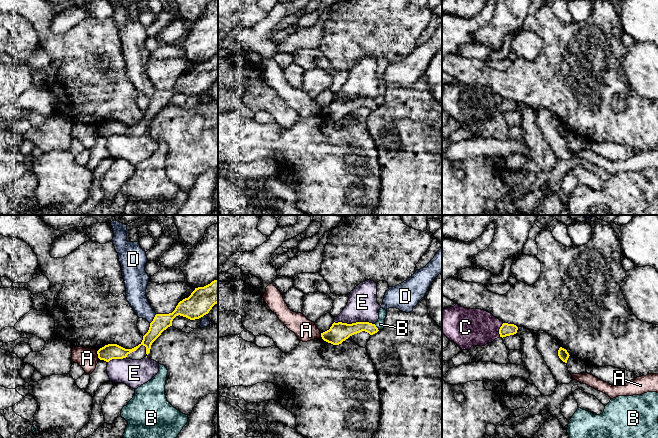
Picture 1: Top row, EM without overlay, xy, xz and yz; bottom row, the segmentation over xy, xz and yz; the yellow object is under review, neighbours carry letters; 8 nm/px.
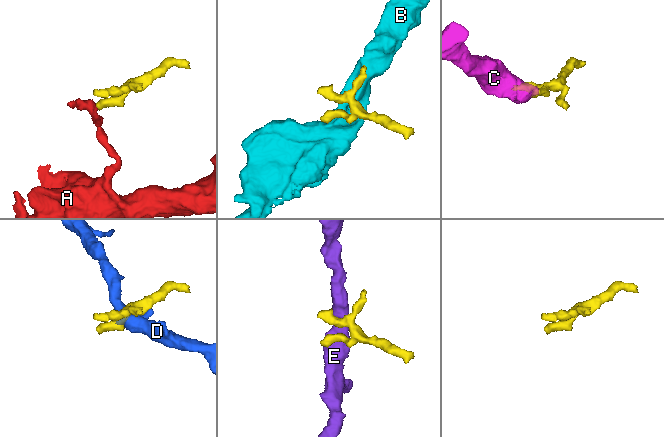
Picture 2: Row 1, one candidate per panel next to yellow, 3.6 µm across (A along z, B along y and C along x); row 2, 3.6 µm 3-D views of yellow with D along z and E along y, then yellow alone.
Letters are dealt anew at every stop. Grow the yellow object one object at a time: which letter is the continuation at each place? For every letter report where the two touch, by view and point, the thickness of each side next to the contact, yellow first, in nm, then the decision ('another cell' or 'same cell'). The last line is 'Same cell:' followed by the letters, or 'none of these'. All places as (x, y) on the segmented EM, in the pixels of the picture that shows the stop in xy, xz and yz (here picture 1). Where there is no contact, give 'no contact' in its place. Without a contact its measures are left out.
A: xy (98, 355) | 130/170 nm | another cell
B: xz (376, 327) | 120/80 nm | another cell
C: yz (499, 330) | 100/300 nm | same cell
D: xy (153, 319) | 140/160 nm | another cell
E: xz (354, 323) | 160/240 nm | another cell
Same cell: C

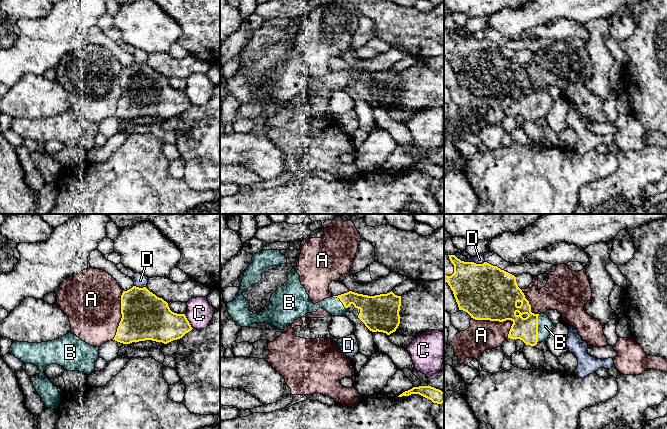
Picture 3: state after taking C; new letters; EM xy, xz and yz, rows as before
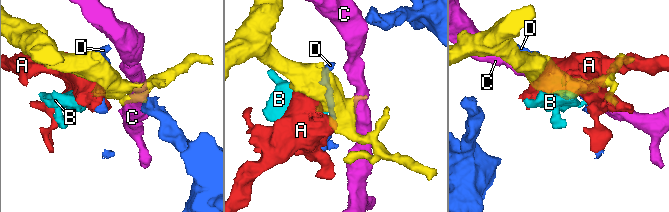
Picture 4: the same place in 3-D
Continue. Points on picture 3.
A: yz (492, 320) | 440/240 nm | another cell
B: yz (537, 328) | 190/130 nm | same cell
C: xy (188, 321) | 300/220 nm | another cell
D: yz (469, 262) | 440/80 nm | another cell
Same cell: B

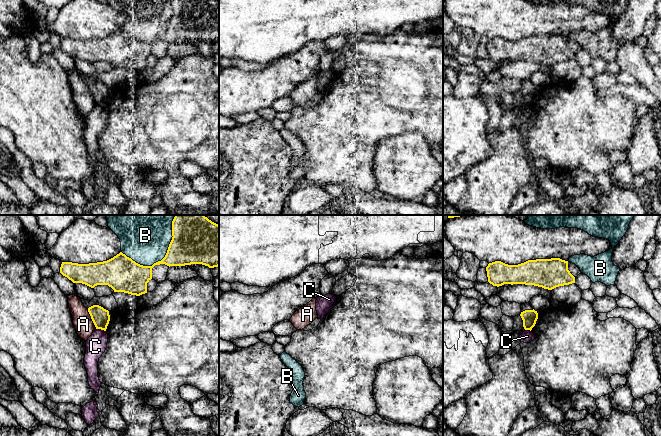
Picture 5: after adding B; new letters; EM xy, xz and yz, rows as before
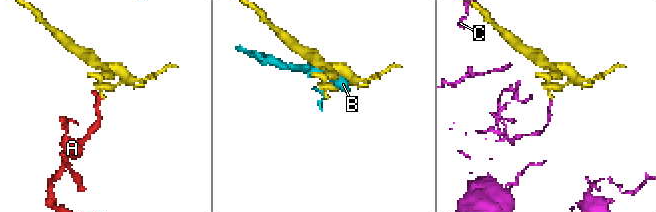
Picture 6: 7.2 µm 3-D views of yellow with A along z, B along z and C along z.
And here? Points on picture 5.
A: xy (91, 318) | 140/160 nm | another cell
B: xy (164, 257) | 320/420 nm | another cell
C: xy (101, 329) | 140/170 nm | another cell
Same cell: none of these

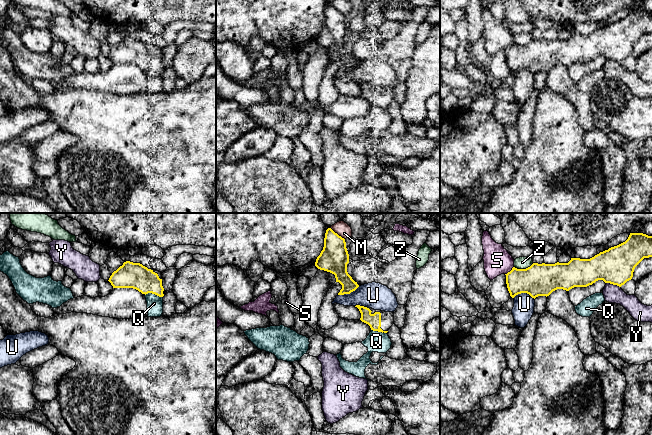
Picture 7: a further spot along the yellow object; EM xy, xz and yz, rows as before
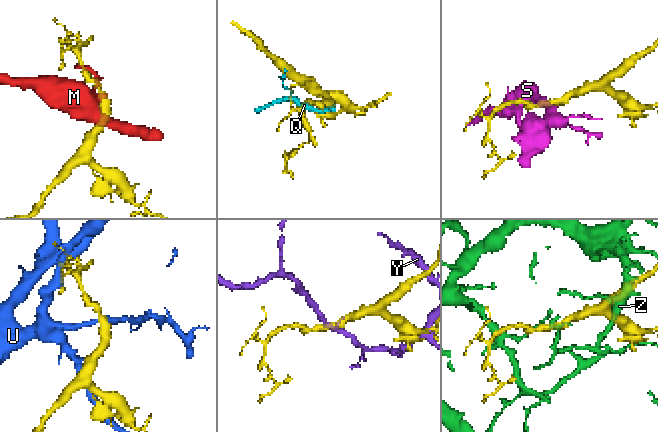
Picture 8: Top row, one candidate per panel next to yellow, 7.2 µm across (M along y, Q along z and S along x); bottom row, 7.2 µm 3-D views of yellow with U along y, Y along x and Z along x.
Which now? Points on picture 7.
M: xz (336, 233) | 240/110 nm | another cell
Q: xy (154, 293) | 200/130 nm | another cell
S: yz (510, 271) | 260/220 nm | another cell
U: xz (348, 293) | 160/220 nm | another cell
Y: yz (613, 284) | 300/140 nm | another cell
Z: yz (523, 269) | 260/100 nm | another cell
Same cell: none of these

